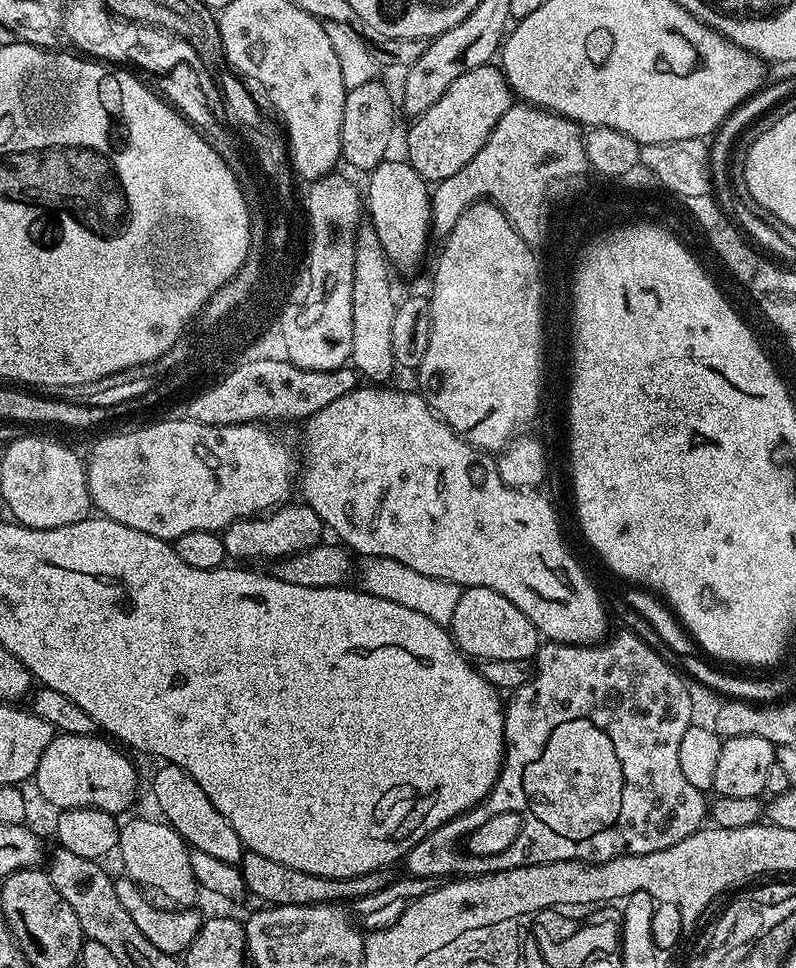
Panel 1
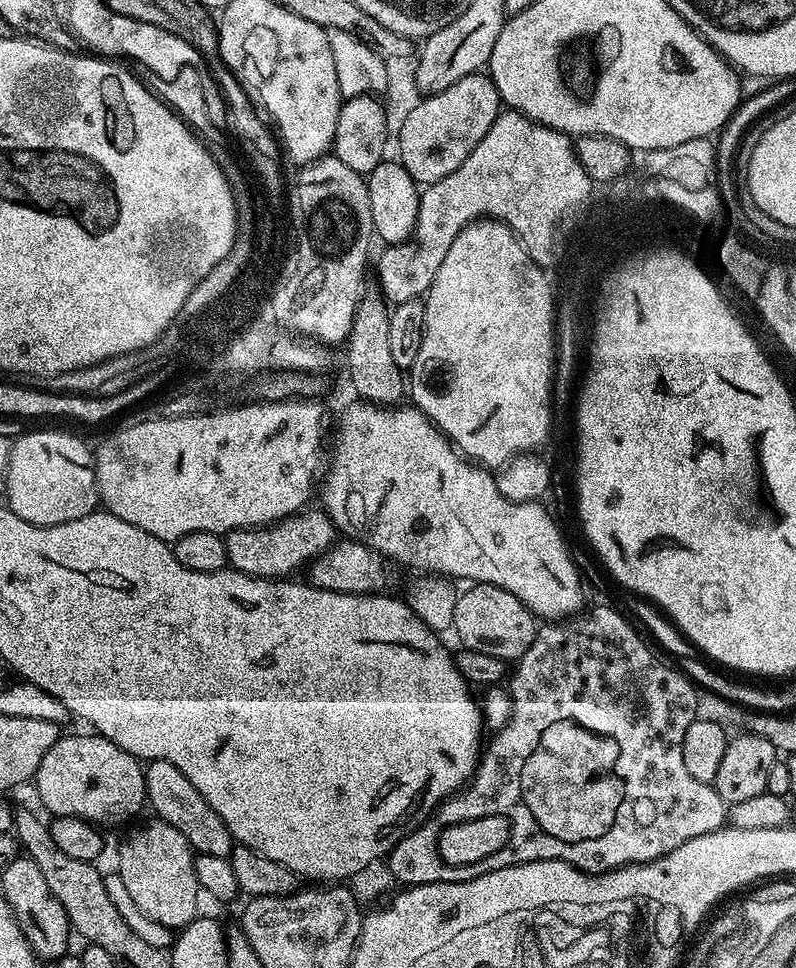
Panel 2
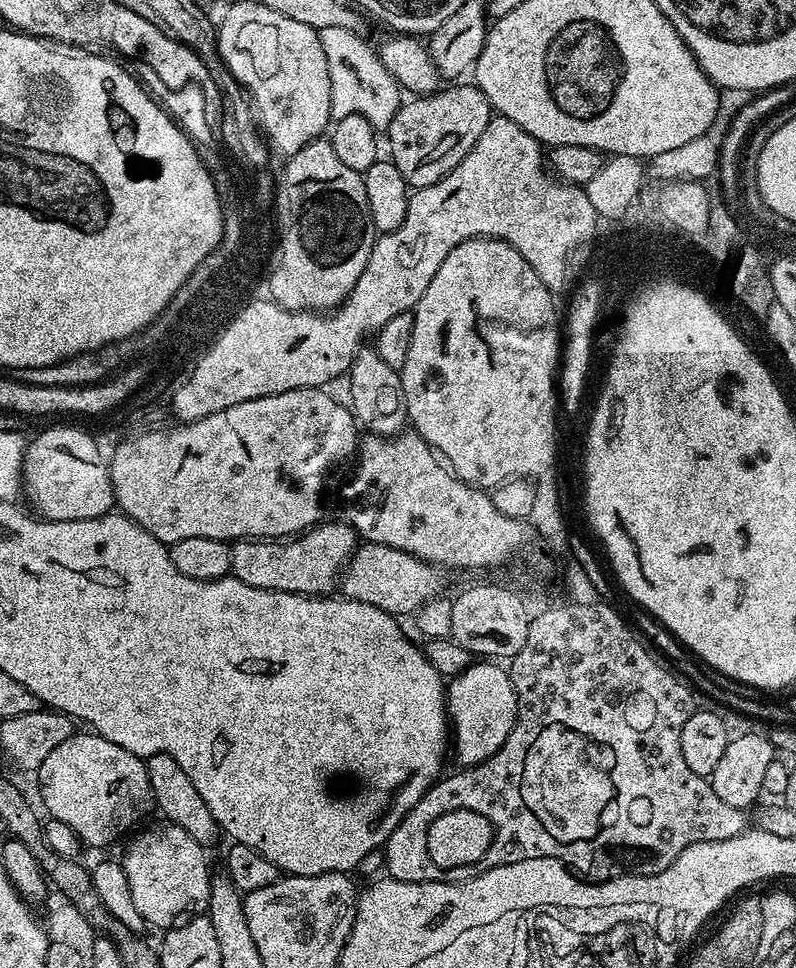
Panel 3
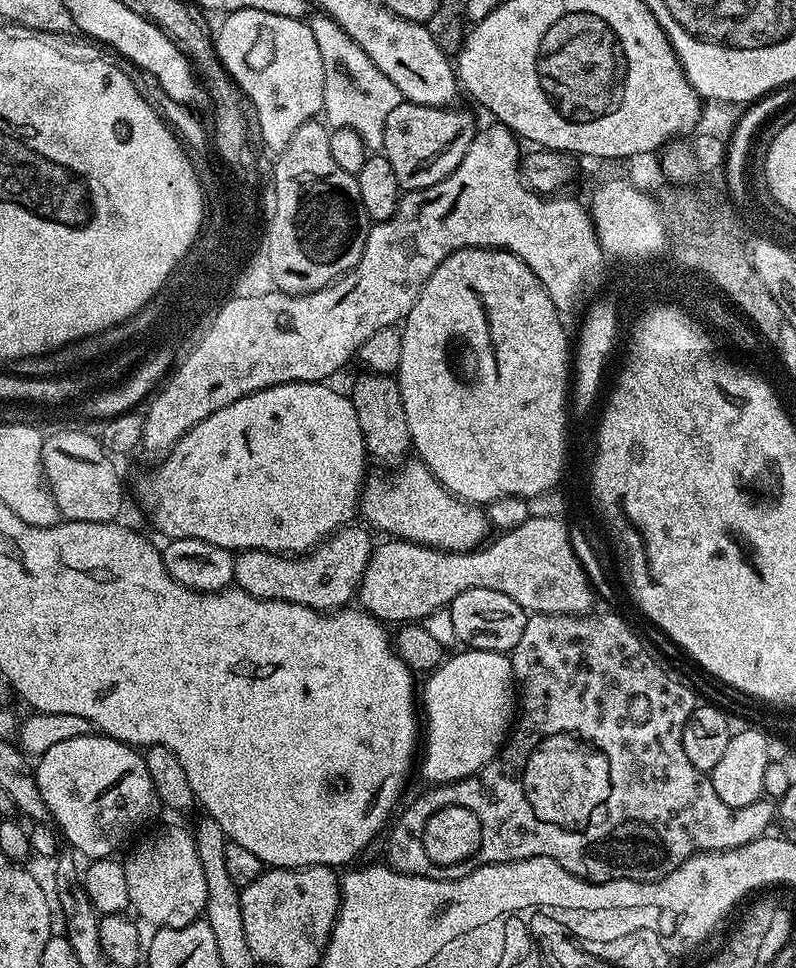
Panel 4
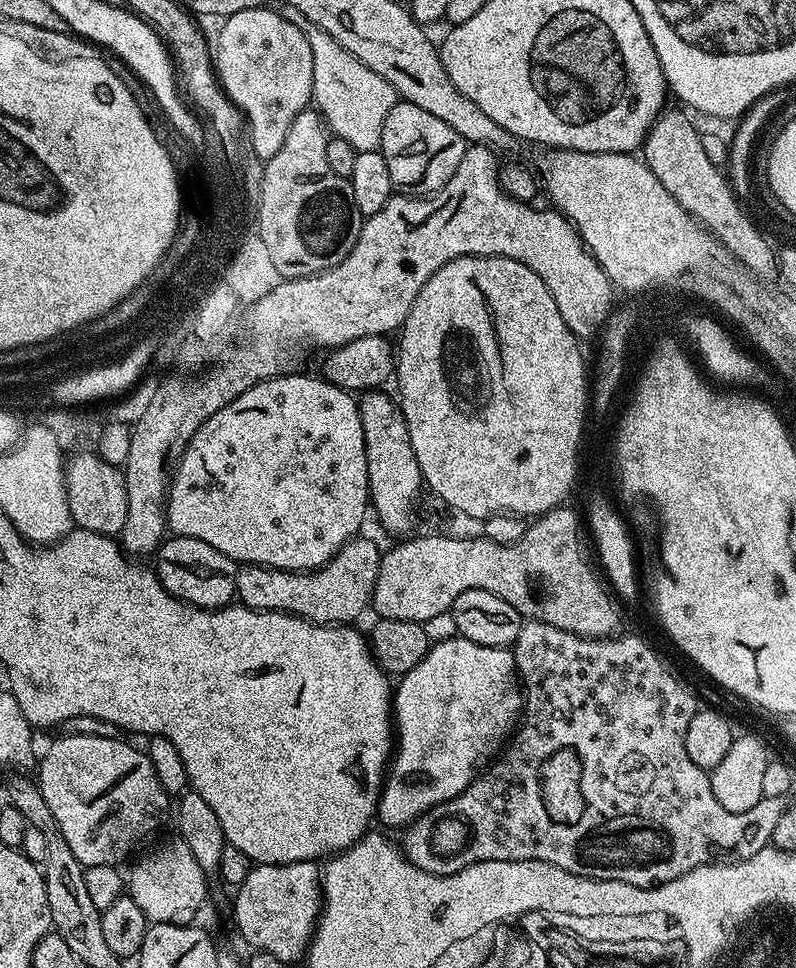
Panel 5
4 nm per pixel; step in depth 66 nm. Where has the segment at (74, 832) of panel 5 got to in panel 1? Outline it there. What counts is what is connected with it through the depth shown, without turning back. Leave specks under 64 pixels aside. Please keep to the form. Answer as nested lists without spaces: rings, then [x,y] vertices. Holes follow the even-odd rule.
[[[53,735],[50,746],[42,754],[36,767],[34,785],[40,791],[40,796],[48,804],[53,804],[56,810],[71,810],[73,808],[100,808],[104,812],[119,814],[124,812],[136,800],[136,768],[119,752],[121,749],[107,739],[99,740],[99,735],[65,736]]]

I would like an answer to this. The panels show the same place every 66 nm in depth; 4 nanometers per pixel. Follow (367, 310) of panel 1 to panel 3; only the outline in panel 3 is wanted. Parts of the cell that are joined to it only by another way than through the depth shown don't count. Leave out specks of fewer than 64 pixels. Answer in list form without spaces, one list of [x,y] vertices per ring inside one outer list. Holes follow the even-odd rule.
[[[361,347],[354,362],[347,370],[347,380],[347,403],[352,409],[357,425],[365,433],[374,436],[395,436],[396,433],[405,431],[408,424],[408,411],[406,410],[408,399],[402,390],[402,378],[397,369],[386,366],[386,362],[382,362],[375,347]]]

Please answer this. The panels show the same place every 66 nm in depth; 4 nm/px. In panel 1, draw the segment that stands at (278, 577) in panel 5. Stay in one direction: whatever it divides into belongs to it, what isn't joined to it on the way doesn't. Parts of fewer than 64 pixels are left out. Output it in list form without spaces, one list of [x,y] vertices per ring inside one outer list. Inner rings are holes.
[[[285,502],[259,516],[245,516],[243,520],[236,520],[230,527],[223,529],[224,551],[233,561],[248,562],[265,556],[268,562],[275,562],[287,558],[294,552],[305,552],[321,543],[326,529],[318,518],[314,509],[303,502]]]

